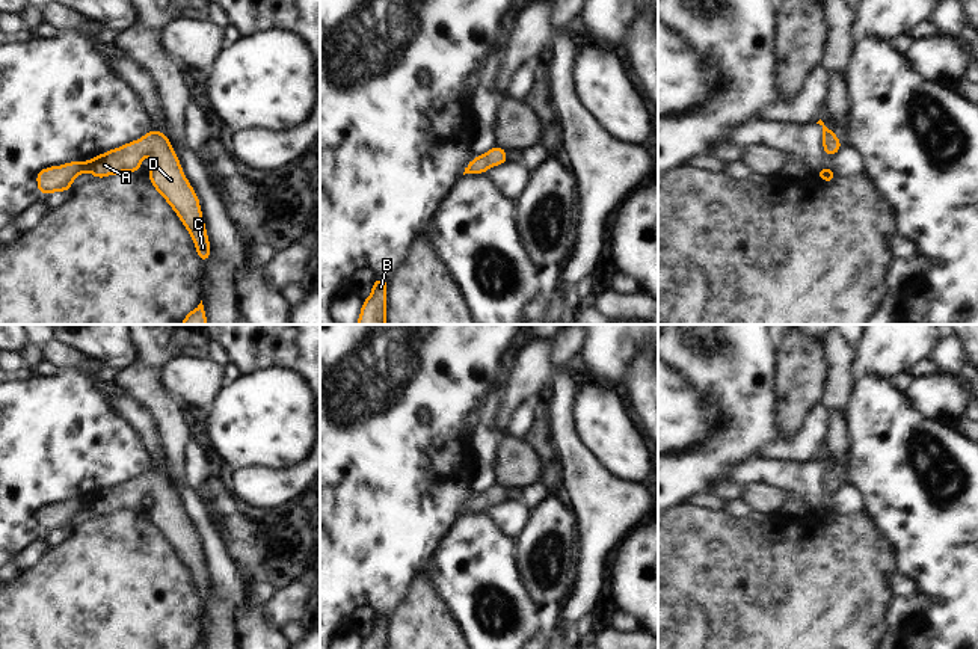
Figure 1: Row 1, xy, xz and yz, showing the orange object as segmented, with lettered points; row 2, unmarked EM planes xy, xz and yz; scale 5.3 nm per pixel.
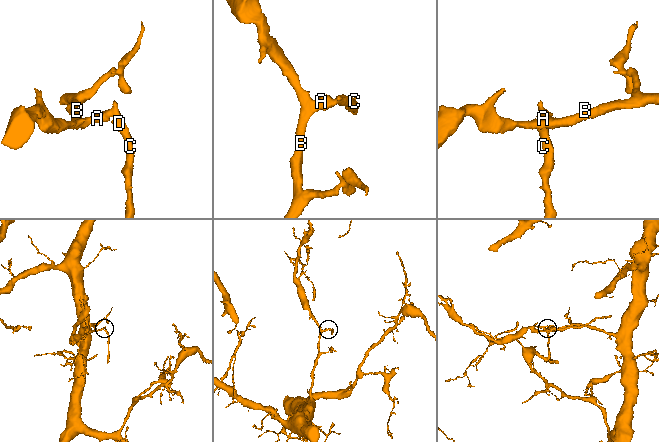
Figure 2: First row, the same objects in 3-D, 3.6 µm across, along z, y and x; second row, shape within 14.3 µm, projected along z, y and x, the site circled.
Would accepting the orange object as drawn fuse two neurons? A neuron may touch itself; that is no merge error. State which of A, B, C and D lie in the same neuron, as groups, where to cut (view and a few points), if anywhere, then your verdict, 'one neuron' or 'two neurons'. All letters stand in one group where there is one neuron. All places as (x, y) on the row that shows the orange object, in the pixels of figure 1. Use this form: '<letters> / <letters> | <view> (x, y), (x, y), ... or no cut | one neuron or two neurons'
A B C D | no cut | one neuron

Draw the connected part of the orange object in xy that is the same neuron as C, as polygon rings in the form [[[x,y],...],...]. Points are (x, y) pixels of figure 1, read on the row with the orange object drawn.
[[[149,130],[143,137],[119,148],[100,154],[88,161],[69,161],[62,166],[50,166],[36,174],[41,195],[71,190],[72,181],[82,172],[91,172],[95,178],[104,178],[121,172],[140,171],[140,161],[149,155],[152,168],[148,174],[154,189],[166,199],[184,223],[195,243],[202,264],[210,258],[211,246],[202,219],[199,198],[184,177],[181,163],[171,146],[168,136]]]

